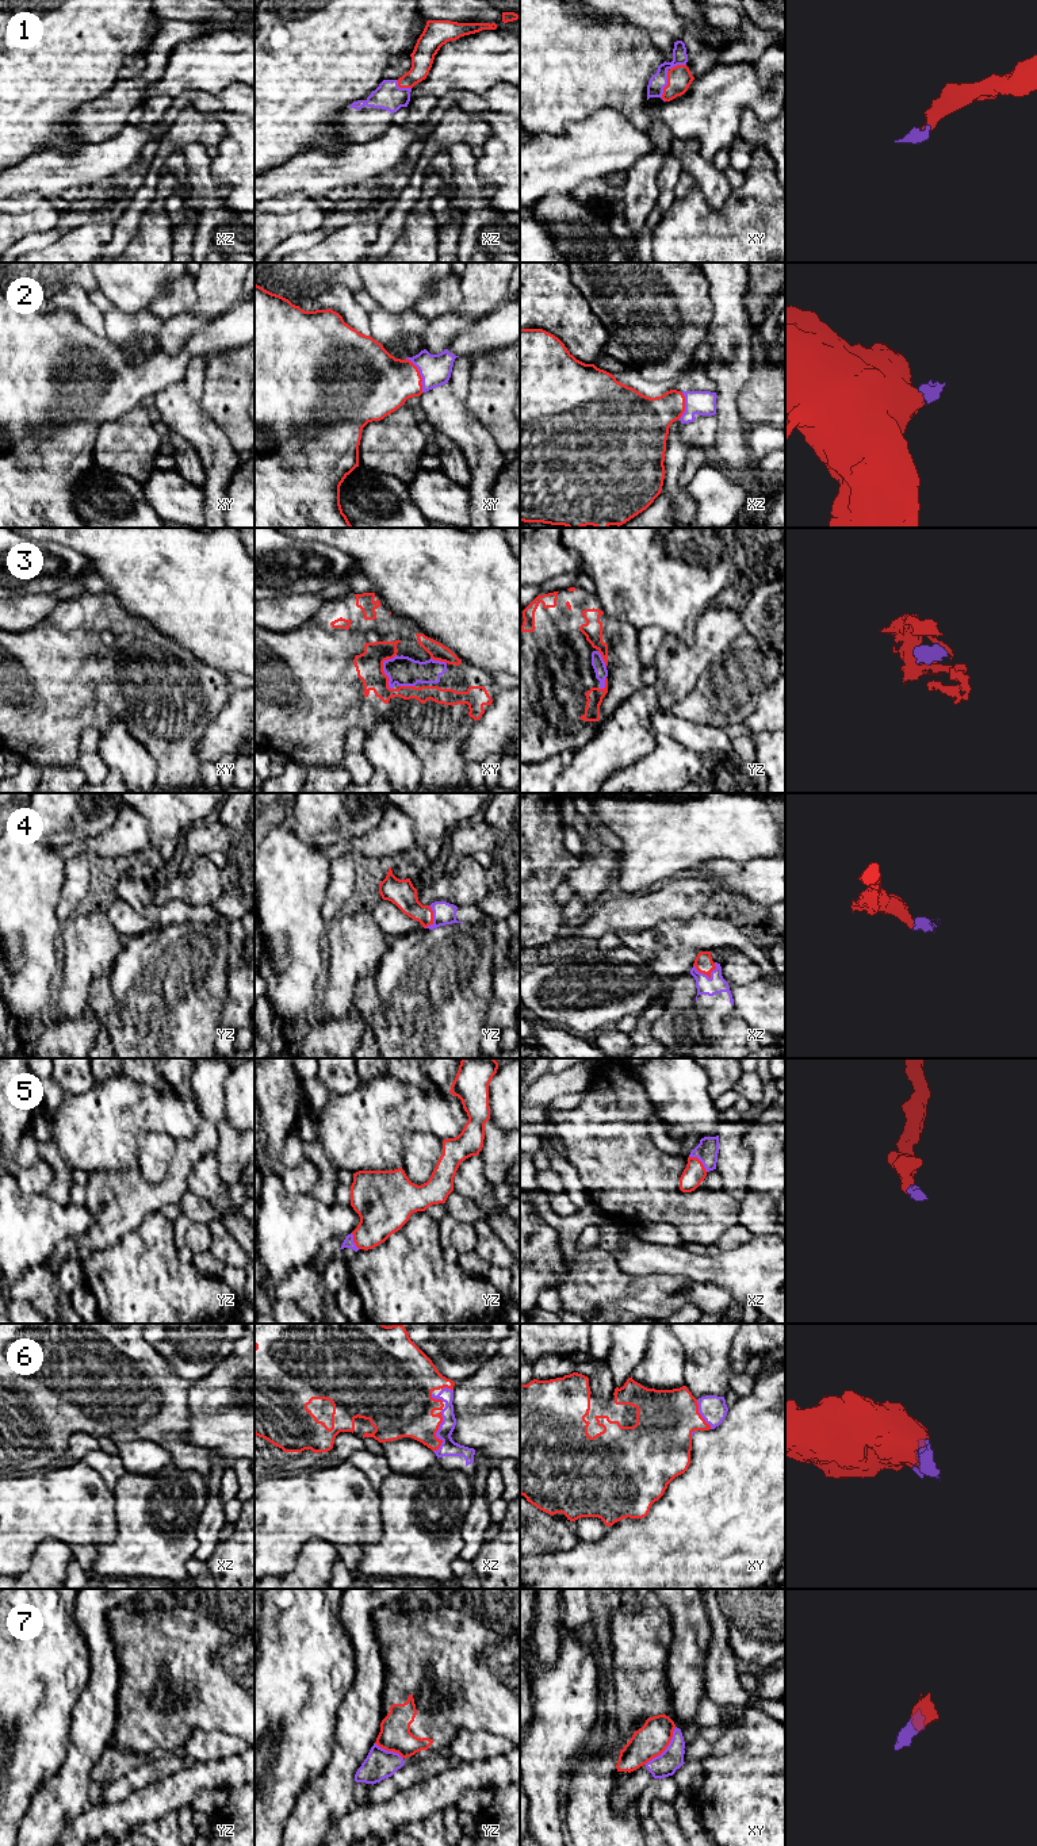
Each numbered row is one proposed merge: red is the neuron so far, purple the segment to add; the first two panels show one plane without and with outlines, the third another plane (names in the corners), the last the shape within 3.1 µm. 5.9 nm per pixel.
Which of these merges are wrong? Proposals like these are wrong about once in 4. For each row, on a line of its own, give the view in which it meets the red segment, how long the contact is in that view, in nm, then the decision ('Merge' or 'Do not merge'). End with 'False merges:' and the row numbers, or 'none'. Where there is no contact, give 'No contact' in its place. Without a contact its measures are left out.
1: Touches red in xy. Shared border 180 nm. Merge
2: Touches red in xy. Shared border 220 nm. Merge
3: Touches red in xy. Shared border 220 nm. Merge
4: Touches red in xz. Shared border 140 nm. Merge
5: Touches red in xz. Shared border 140 nm. Merge
6: Touches red in xz. Shared border 260 nm. Merge
7: Touches red in xy. Shared border 300 nm. Do not merge
False merges: 7

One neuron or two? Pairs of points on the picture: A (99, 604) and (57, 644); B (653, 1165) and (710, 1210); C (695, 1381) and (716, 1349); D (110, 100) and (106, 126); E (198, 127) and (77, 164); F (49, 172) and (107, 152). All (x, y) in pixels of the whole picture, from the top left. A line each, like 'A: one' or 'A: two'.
A: one
B: one
C: one
D: one
E: two
F: one

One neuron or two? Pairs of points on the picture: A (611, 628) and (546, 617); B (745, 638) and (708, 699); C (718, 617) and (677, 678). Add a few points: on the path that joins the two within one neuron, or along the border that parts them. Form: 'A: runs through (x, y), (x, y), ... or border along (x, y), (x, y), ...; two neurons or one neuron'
A: runs through (594, 624), (584, 613), (562, 613); one neuron
B: runs through (745, 653), (745, 659), (720, 684); one neuron
C: runs through (715, 632), (710, 644), (691, 663); one neuron

